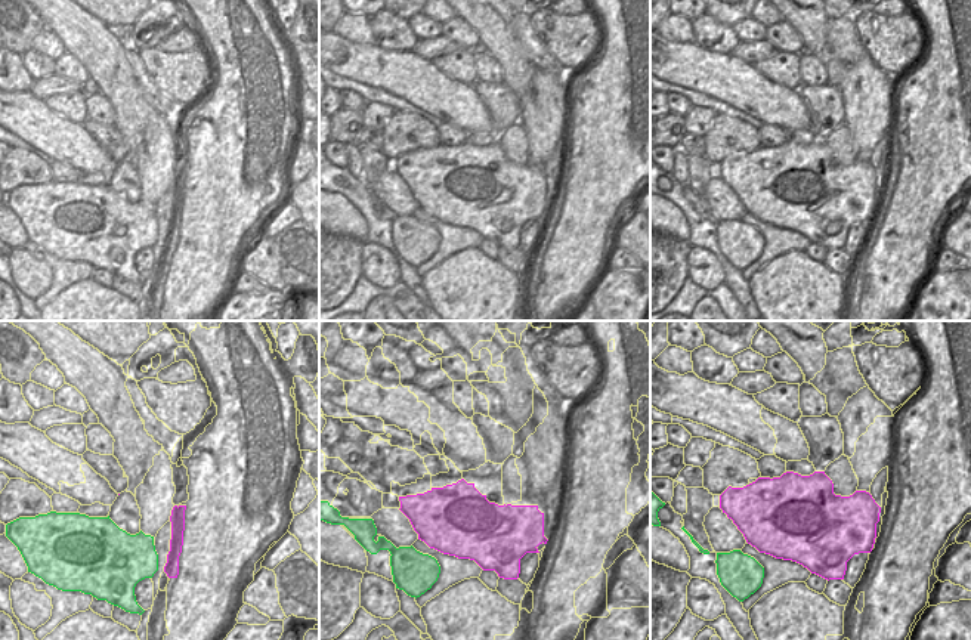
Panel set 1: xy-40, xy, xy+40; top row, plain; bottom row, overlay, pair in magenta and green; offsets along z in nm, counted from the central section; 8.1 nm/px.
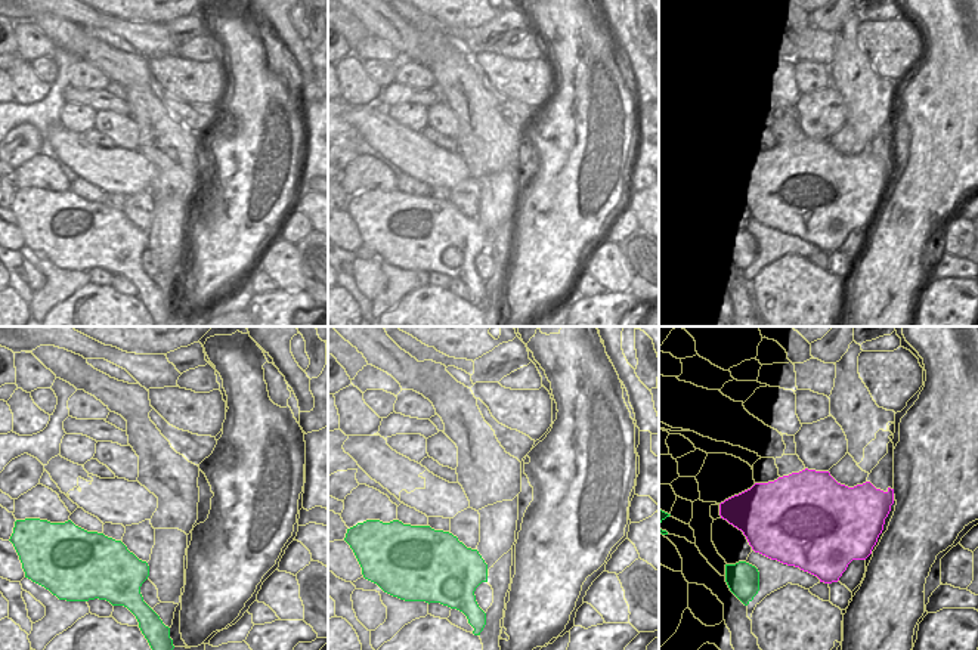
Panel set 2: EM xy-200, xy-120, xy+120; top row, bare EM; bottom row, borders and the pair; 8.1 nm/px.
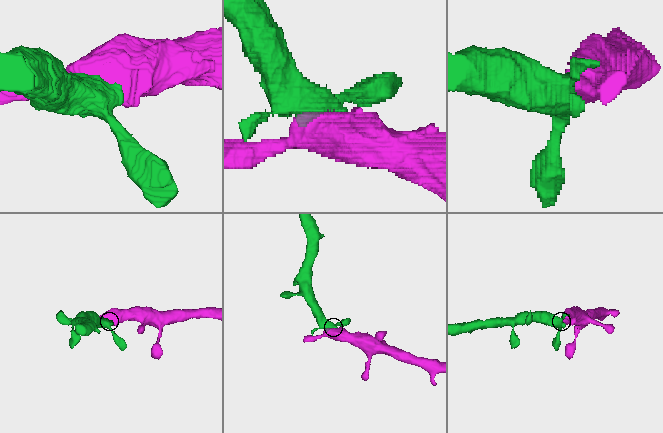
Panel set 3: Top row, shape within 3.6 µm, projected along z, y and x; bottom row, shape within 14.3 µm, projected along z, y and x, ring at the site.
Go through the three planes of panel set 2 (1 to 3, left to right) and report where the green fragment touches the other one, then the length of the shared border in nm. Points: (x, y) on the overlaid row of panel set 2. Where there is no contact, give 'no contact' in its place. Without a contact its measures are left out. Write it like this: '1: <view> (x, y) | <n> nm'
1: no contact
2: no contact
3: no contact

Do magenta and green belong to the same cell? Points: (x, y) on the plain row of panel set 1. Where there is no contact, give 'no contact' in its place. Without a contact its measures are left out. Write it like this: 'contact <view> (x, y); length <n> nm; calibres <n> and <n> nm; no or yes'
no contact; yes

